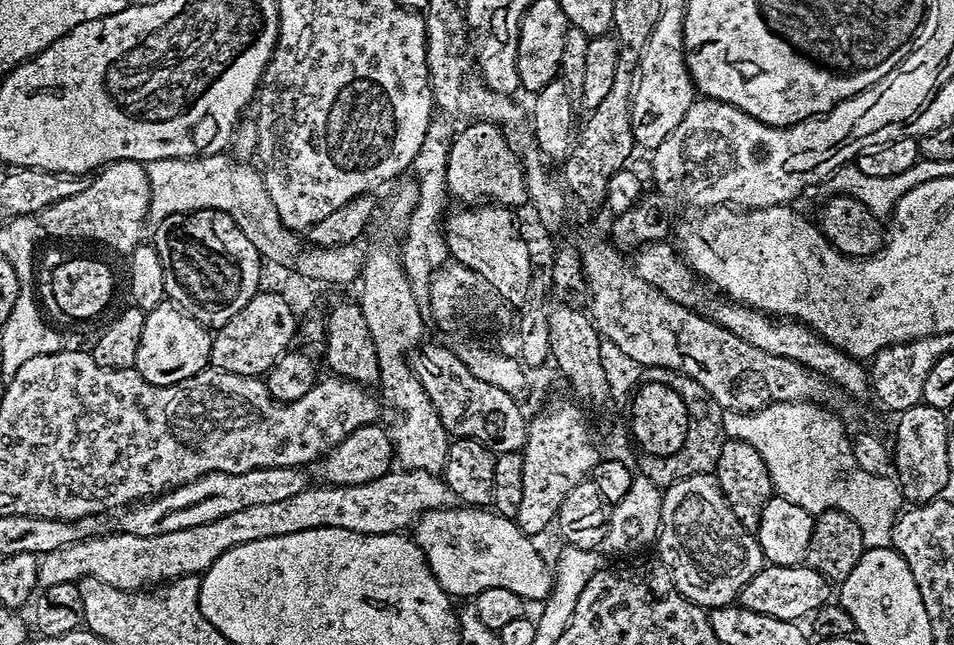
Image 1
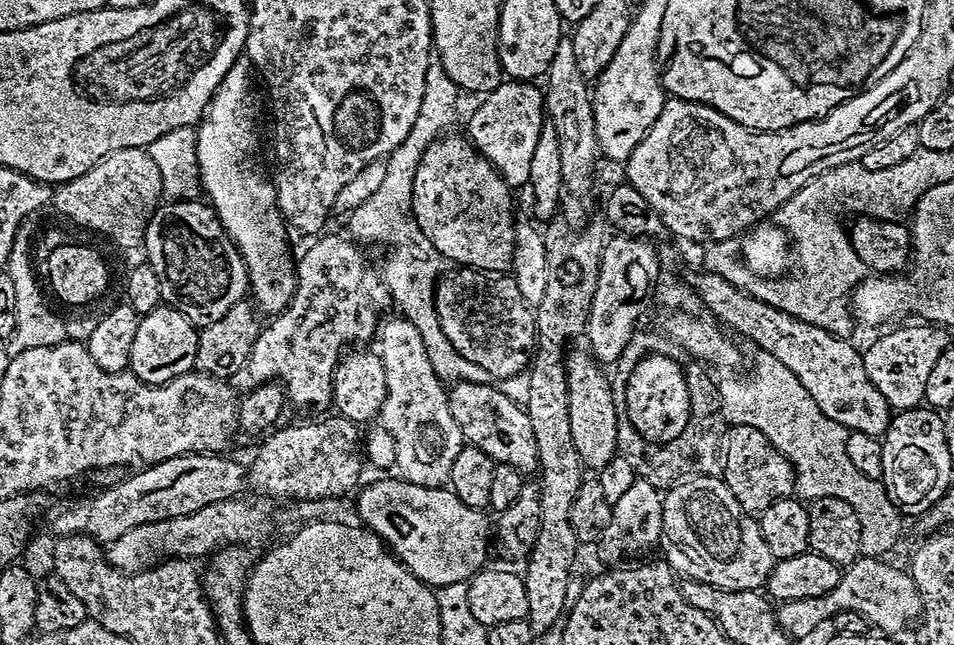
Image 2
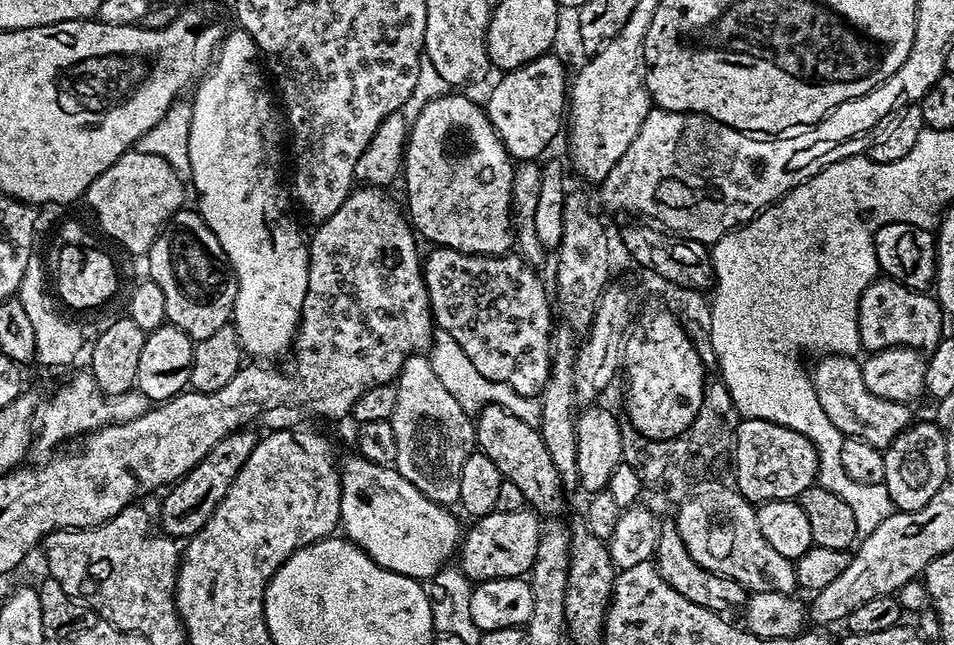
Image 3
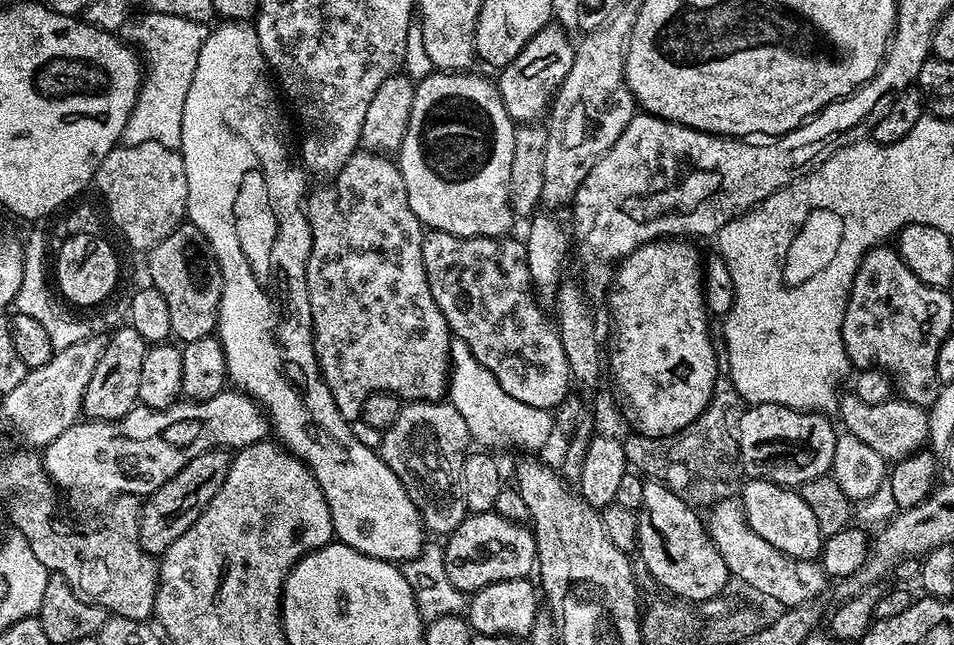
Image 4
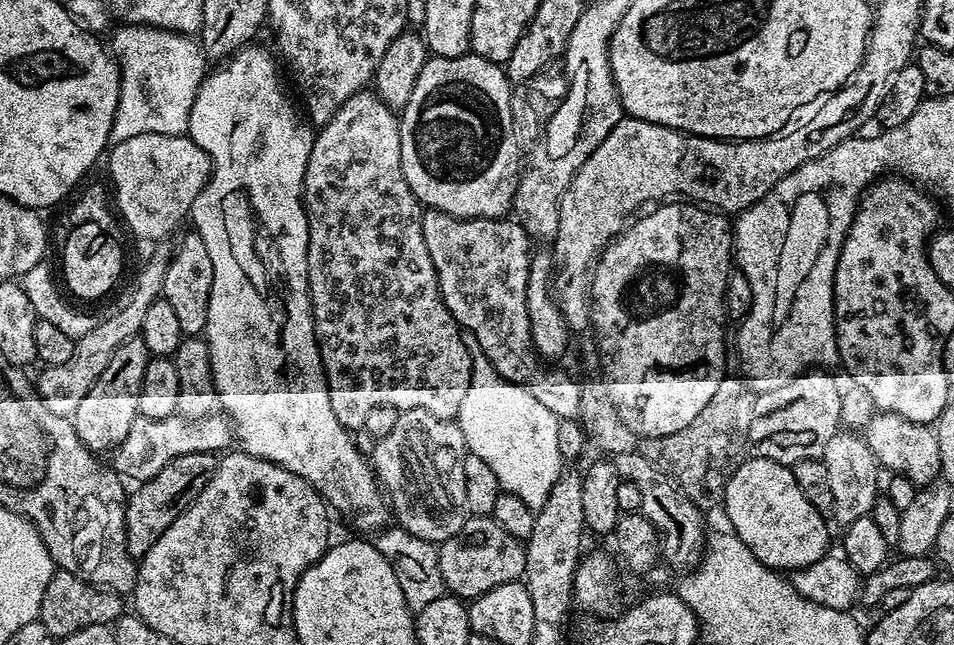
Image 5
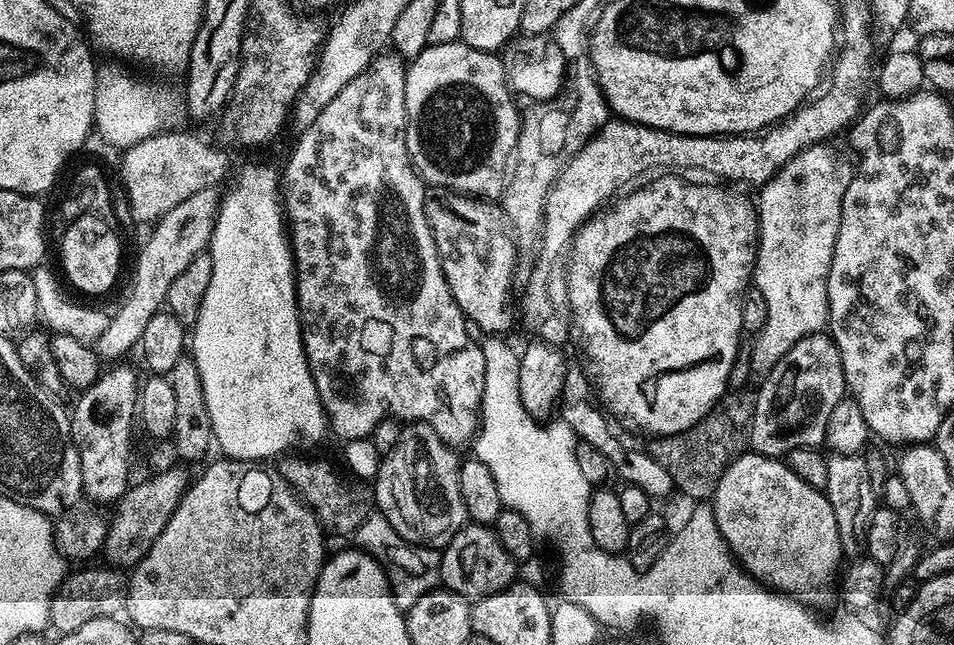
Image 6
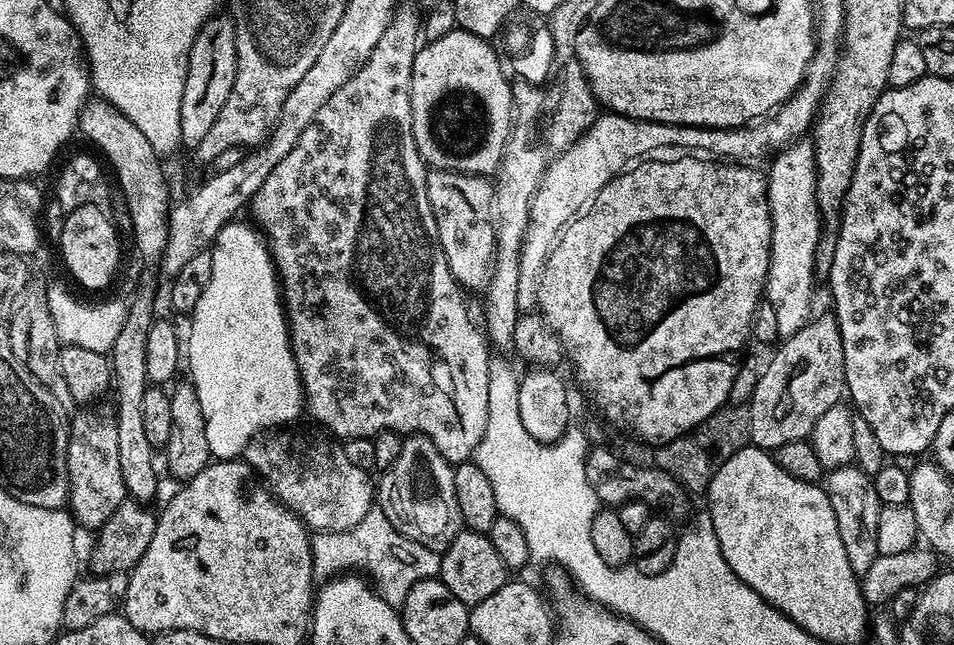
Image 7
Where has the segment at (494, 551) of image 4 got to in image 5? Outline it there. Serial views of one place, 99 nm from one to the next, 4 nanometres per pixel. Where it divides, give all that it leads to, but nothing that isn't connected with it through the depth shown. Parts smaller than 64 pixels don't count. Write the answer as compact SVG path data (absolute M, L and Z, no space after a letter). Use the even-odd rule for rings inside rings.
M472 516L443 544L439 545L438 566L445 589L451 595L471 602L494 590L494 586L517 583L525 575L527 554L525 545L515 540L502 526L487 516Z

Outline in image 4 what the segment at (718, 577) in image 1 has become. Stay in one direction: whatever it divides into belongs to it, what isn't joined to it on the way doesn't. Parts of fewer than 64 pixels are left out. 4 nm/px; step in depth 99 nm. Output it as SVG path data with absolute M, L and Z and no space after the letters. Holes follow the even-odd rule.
M739 499L720 500L712 505L706 516L706 529L709 539L722 554L729 573L744 584L757 588L764 596L784 604L785 609L799 604L810 604L819 601L820 595L827 590L830 577L824 573L824 567L816 560L799 560L774 550L766 538L758 538L744 517L744 506Z

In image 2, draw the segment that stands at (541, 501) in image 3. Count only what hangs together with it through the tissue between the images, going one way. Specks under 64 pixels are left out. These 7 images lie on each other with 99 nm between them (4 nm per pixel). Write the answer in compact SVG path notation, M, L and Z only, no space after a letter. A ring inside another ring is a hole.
M465 380L453 383L448 401L450 414L454 414L454 422L458 422L458 430L462 430L465 441L471 447L482 450L482 454L490 454L490 458L497 464L514 466L514 470L525 474L535 473L539 469L538 442L534 442L534 426L530 426L528 412L521 405L510 402L510 398L506 398L506 394L502 394L502 390L498 390L495 383L474 384Z

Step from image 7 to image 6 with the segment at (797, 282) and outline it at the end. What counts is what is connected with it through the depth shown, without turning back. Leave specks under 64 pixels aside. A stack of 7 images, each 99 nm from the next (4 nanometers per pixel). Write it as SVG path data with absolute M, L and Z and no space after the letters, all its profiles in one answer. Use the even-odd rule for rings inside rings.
M825 142L812 144L790 158L779 172L759 189L758 239L754 245L754 286L766 298L764 323L752 344L752 368L766 374L799 340L828 328L828 275L834 242L840 229L842 198L854 175L854 164Z

